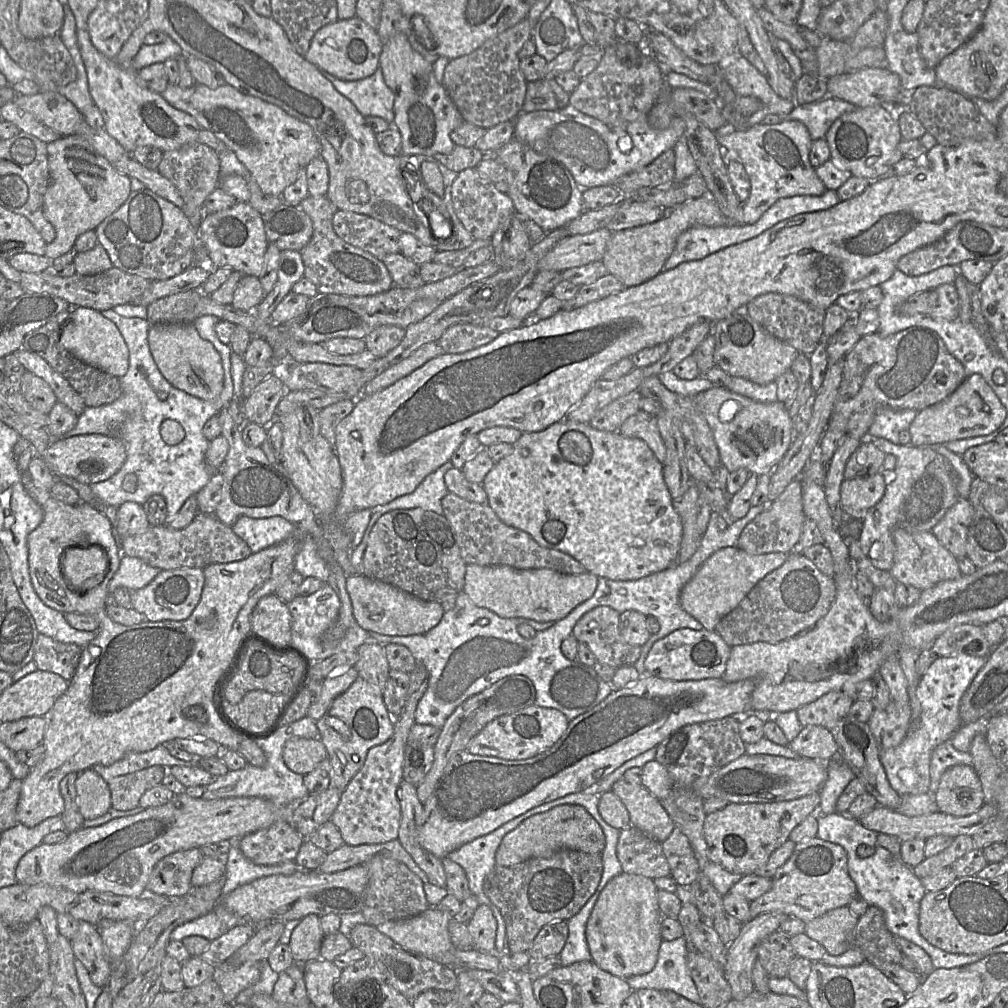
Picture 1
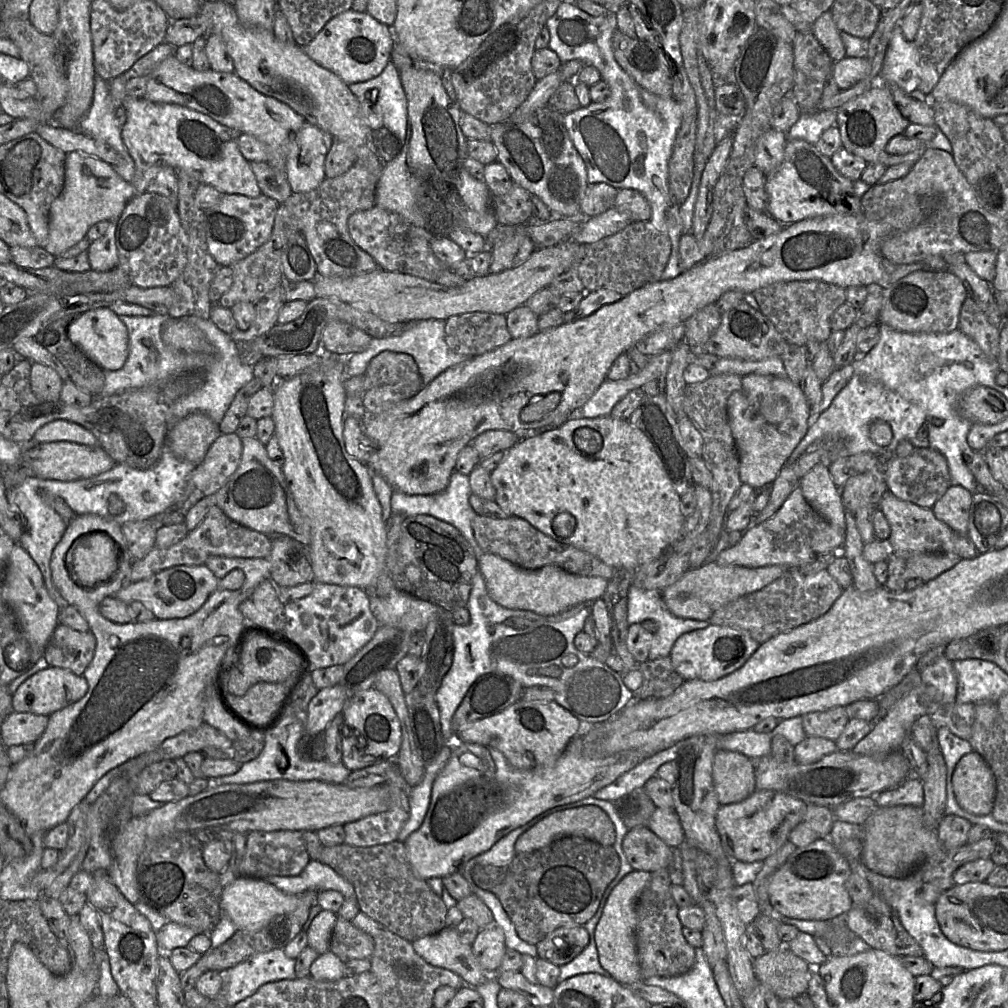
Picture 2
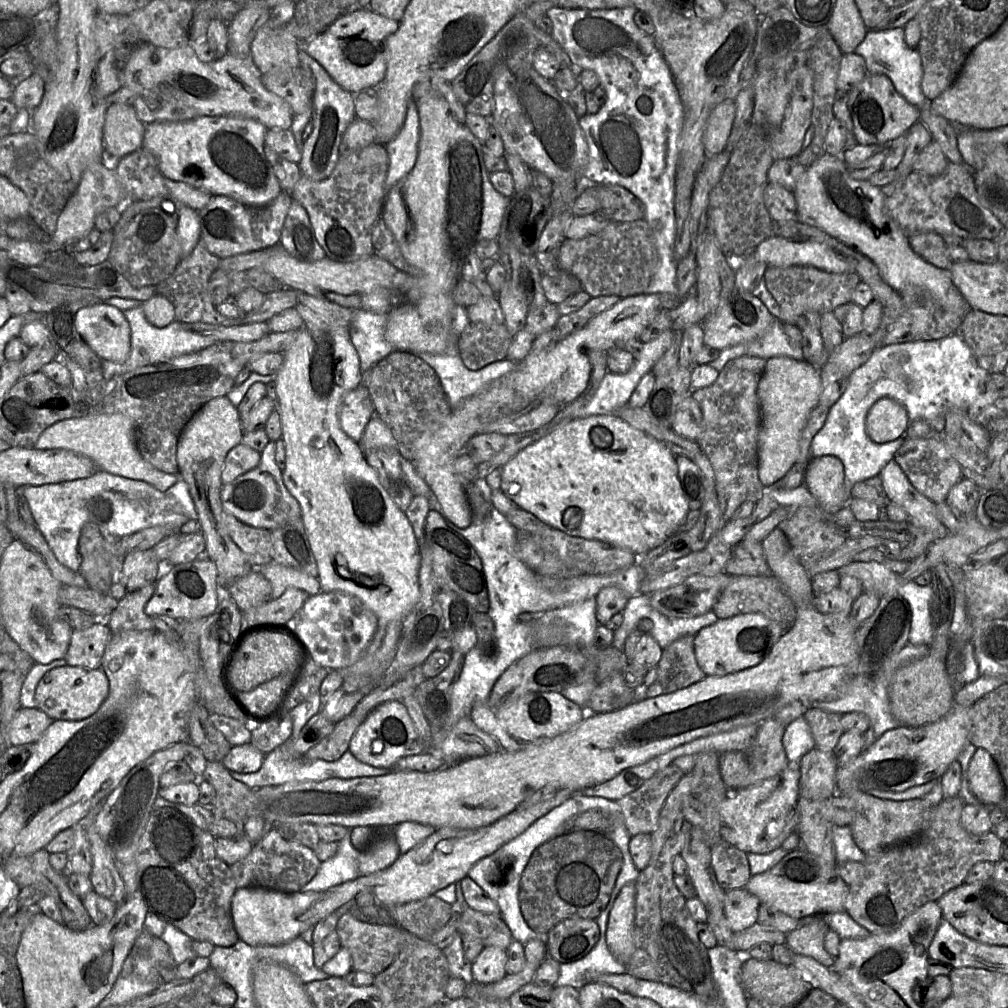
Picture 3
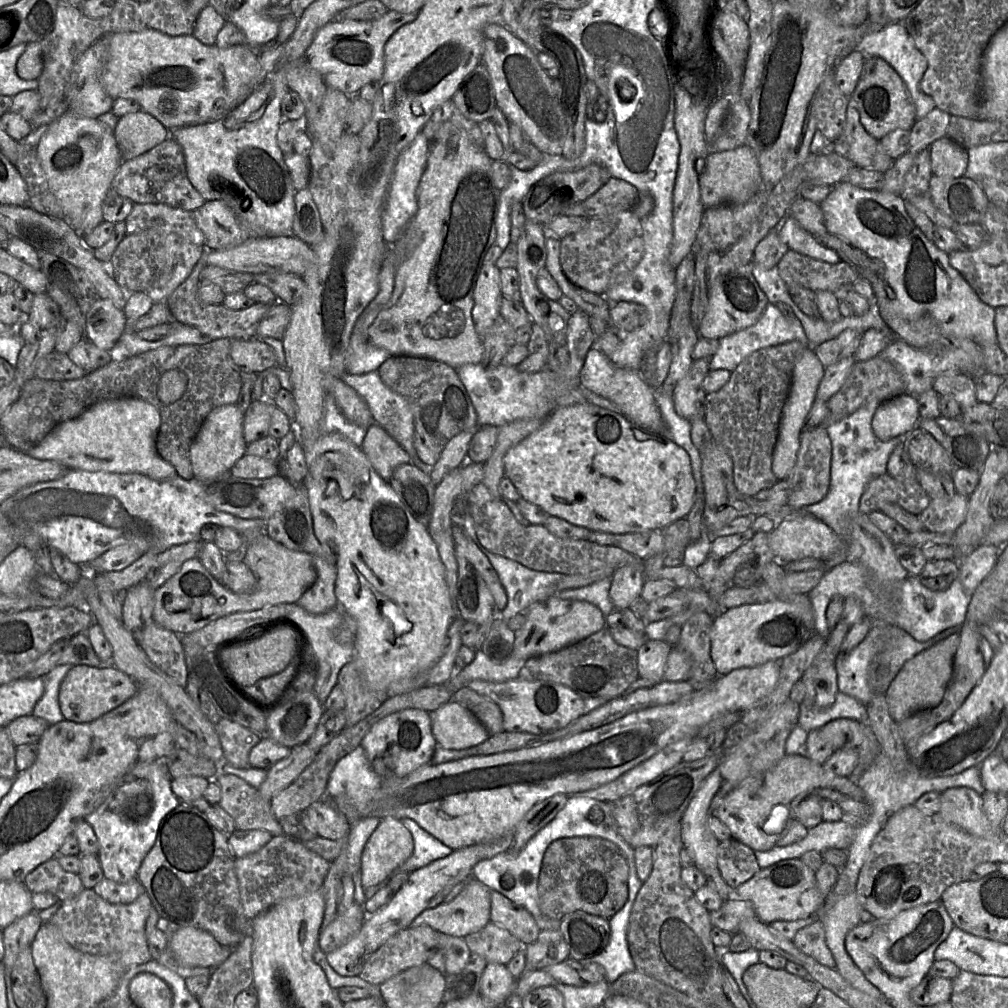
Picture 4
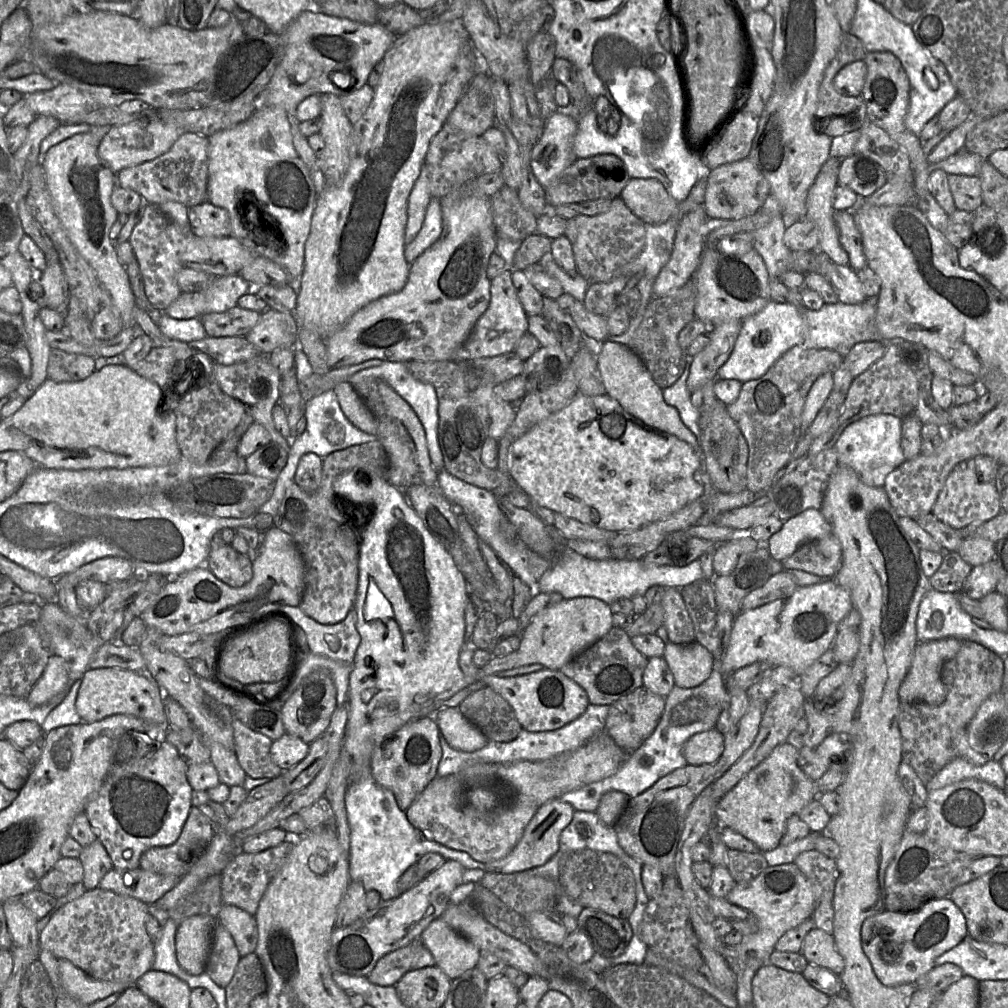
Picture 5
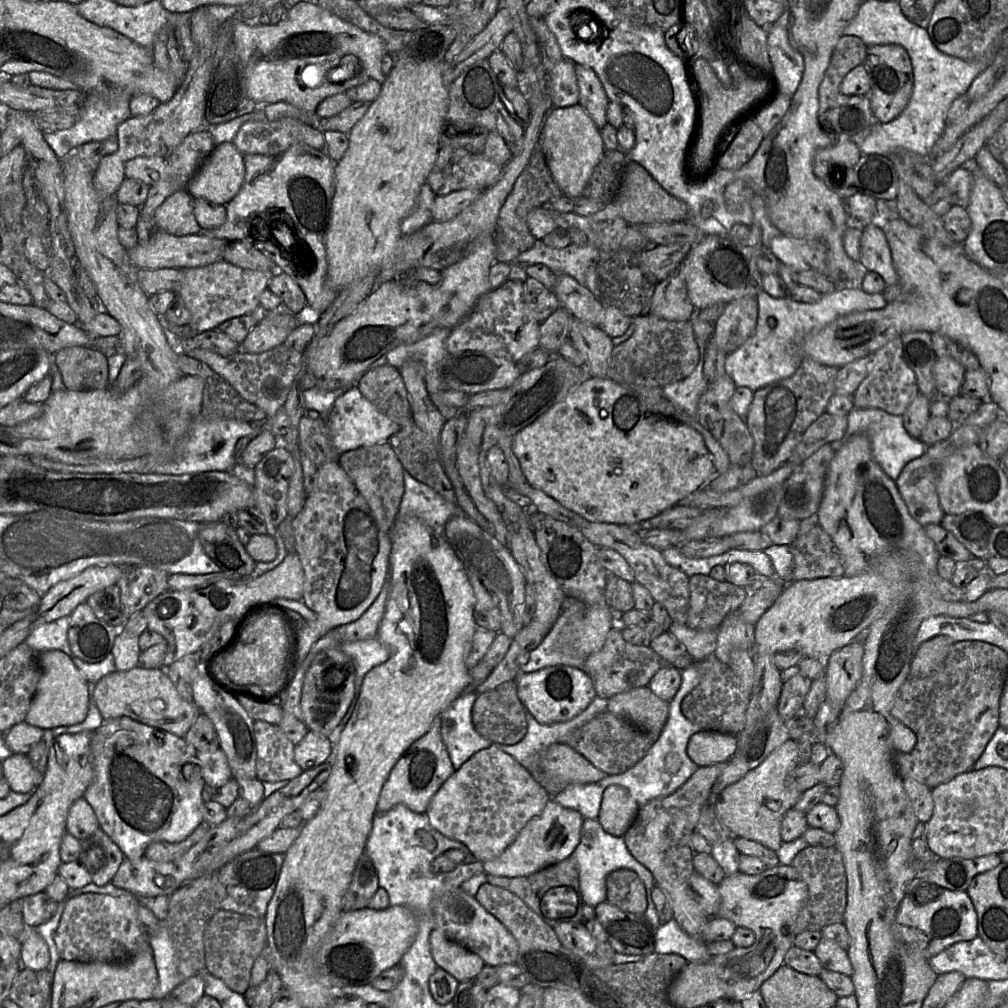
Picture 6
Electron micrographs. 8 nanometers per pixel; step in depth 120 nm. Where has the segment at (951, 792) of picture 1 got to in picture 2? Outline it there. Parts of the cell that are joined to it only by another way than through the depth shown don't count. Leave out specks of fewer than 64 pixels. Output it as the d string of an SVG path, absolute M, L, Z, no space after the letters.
M971 751L960 759L952 776L952 786L962 809L975 815L991 813L996 796L996 780L980 754Z

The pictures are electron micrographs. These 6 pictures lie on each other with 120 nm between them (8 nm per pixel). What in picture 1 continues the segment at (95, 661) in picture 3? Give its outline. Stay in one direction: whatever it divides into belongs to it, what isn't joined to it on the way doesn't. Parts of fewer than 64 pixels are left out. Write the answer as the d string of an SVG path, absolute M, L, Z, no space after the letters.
M39 635L33 660L37 669L58 674L70 681L73 677L83 647L72 643L59 642L49 636Z

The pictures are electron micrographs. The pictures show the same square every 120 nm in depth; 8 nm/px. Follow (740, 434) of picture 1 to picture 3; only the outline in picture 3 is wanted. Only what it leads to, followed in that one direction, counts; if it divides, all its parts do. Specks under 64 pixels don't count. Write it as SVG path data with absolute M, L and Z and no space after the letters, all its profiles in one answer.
M788 356L768 359L757 388L761 408L758 475L764 487L776 484L797 462L803 429L821 391L820 369L809 362Z

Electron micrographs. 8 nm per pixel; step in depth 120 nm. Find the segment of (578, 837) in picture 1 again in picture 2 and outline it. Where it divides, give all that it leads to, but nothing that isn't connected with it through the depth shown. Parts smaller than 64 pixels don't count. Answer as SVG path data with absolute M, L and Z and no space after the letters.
M585 805L567 808L550 814L519 836L515 843L517 855L530 853L551 845L555 840L566 836L582 836L603 846L612 846L615 841L615 826L600 807Z

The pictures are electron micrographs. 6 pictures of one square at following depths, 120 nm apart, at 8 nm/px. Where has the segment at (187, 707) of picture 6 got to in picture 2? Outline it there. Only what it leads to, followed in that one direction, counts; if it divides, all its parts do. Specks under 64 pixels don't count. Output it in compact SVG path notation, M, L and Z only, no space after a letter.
M48 667L26 679L12 694L12 712L26 712L50 716L76 701L87 692L88 683L83 675L76 675L70 670Z

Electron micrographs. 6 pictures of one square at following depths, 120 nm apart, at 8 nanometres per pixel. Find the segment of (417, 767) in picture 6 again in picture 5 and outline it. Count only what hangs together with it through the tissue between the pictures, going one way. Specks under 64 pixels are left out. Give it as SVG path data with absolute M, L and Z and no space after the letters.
M434 717L410 721L379 745L371 756L371 773L374 781L390 790L399 808L406 811L424 788L437 776L442 756L440 731Z

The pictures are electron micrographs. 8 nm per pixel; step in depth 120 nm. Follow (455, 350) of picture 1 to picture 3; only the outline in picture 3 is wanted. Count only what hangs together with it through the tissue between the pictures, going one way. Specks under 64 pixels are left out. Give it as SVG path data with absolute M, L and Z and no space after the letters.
M470 322L456 337L458 356L467 368L481 369L507 359L512 336L506 324Z

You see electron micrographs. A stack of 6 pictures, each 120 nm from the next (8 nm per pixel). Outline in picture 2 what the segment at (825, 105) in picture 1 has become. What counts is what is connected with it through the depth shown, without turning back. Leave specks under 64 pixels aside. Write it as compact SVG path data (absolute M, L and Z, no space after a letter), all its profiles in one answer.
M832 109L802 113L788 131L787 136L789 139L801 139L815 144L823 132L836 125L837 117L837 110Z

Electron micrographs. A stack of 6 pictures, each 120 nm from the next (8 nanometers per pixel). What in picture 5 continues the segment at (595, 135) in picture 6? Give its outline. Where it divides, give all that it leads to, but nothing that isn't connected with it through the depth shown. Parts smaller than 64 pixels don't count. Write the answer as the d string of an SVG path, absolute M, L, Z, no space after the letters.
M559 110L547 119L530 161L533 174L544 189L574 162L572 143L577 128L578 122Z

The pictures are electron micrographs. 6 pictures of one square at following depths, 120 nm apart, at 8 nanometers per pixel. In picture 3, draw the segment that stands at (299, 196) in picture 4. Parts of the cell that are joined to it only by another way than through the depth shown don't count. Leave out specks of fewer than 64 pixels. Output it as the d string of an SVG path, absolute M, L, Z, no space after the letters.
M292 200L281 230L279 243L291 256L304 261L321 260L325 251L316 239L306 209Z

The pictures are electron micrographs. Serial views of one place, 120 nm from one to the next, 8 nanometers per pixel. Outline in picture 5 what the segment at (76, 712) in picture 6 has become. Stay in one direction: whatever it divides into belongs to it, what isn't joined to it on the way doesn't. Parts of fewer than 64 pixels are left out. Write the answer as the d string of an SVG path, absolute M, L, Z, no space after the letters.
M51 654L44 672L27 699L31 705L44 705L55 696L64 694L67 691L69 683L67 662L59 655Z

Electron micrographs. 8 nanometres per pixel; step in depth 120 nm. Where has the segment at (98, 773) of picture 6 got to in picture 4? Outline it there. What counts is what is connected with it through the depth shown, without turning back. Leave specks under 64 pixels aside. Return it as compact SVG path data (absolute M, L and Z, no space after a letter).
M166 759L137 763L102 804L86 816L85 821L91 825L98 839L98 858L104 878L117 883L127 883L136 878L141 862L155 843L162 819L181 802L173 793L171 782L172 778L168 774Z

